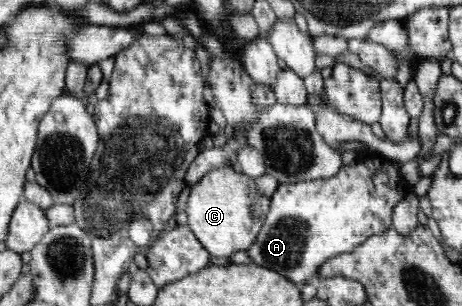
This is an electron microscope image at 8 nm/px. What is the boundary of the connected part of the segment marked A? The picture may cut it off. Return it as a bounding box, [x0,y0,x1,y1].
[248,151,409,288]

